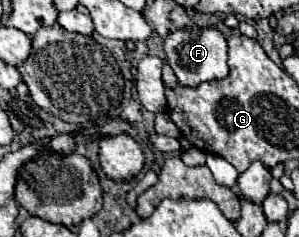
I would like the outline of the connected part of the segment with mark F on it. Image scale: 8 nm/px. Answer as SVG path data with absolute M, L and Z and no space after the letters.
M187 27L187 29L175 29L167 35L163 49L167 53L167 61L171 69L177 75L177 81L181 85L195 87L203 81L223 79L229 73L227 67L227 39L225 35L215 27Z

